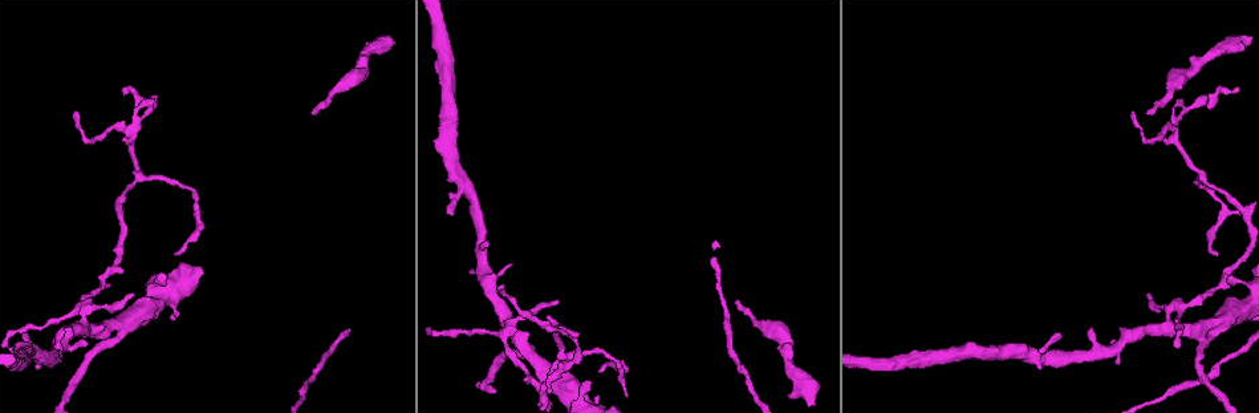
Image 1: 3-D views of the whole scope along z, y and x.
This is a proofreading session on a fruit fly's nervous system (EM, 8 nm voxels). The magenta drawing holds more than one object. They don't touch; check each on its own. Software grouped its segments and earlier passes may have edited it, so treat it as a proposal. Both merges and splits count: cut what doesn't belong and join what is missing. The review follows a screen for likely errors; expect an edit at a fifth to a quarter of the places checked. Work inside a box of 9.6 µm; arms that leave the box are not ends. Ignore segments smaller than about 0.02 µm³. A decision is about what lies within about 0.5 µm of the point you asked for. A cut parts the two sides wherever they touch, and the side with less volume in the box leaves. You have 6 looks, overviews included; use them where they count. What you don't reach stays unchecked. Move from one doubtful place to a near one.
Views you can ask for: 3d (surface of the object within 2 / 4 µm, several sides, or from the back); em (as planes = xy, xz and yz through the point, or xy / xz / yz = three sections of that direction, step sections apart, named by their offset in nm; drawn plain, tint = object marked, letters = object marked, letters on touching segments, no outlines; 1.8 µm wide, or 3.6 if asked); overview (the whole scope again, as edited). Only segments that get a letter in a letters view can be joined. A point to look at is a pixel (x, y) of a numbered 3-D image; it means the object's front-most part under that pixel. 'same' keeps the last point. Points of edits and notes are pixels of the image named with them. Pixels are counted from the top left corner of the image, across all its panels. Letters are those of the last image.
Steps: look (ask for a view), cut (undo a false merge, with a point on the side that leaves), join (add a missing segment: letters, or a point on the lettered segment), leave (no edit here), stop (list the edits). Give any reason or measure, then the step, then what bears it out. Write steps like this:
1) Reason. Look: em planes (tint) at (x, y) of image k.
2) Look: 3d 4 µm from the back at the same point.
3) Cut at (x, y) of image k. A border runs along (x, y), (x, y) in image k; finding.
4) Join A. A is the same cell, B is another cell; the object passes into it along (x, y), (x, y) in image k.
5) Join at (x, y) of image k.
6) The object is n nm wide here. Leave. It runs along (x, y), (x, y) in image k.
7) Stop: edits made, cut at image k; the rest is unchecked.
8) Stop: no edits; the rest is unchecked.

Tapers out. Look: em yz step 4 (letters) at (549, 392) of image 1.

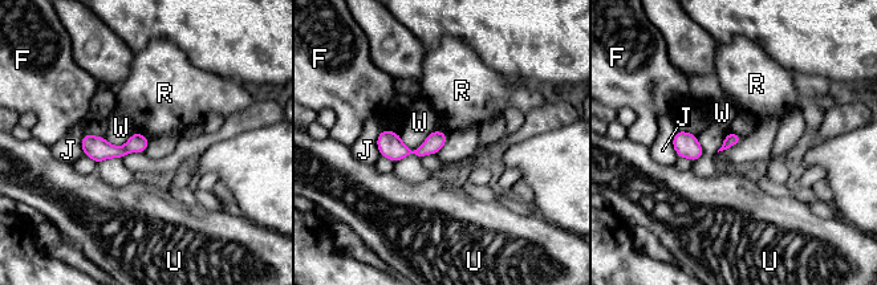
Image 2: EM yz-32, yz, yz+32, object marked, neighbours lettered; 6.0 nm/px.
Look: em xy step 4 (letters) at the same point.

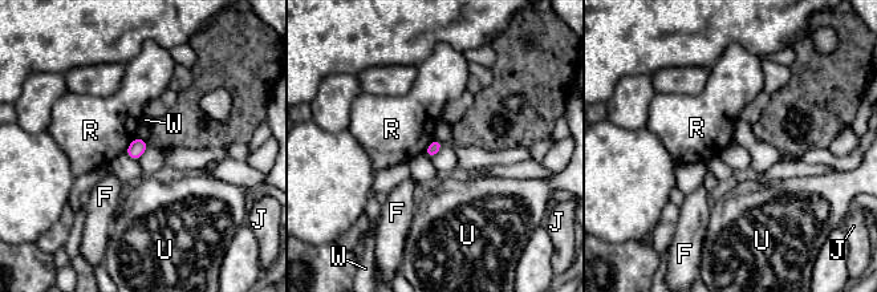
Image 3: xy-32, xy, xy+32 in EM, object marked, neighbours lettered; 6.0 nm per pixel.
Leave. F, J, R, U and W are other cells; a border runs along (135, 136), (124, 151) in image 3; no lettered segment goes on from it.

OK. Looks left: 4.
Sharp bend. Look: em planes (letters) at (556, 329) of image 1.

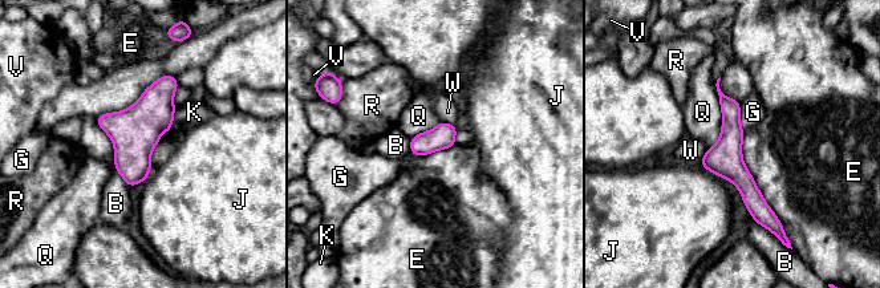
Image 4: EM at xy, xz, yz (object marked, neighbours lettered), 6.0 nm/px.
The object is 150 nm wide here. Leave. B, E, G, J, K, Q, R, V and W are other cells; a border runs along (743, 132), (742, 161), (781, 222) in image 4; continuous, no second neuron.

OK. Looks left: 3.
Free end. Look: 3d 4 µm at (740, 301) of image 1.

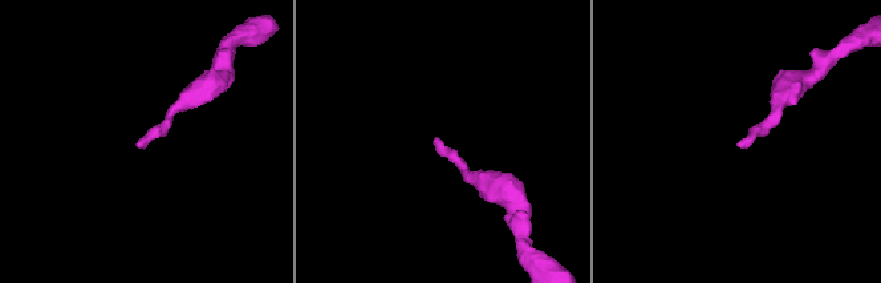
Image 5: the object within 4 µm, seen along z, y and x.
Shape alone is not enough. Look: em planes (letters) at (439, 141) of image 5.

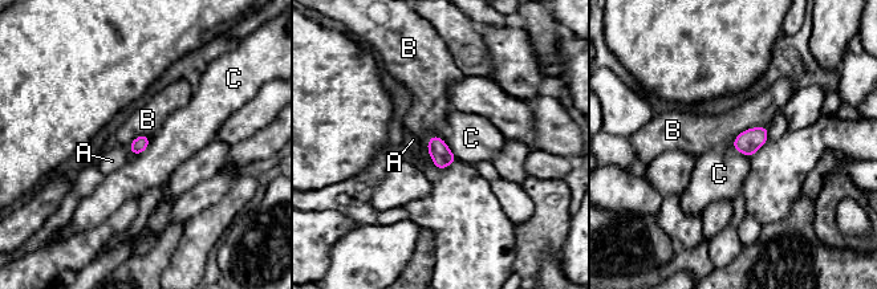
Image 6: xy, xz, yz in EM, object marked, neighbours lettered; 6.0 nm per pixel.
Join A. A is the same cell, B and C are other cells; the object passes into it along (138, 146), (130, 150), (112, 161) in image 6; the neuron continues.

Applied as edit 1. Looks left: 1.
Stop: edits made, join at image 6; the rest is unchecked.

